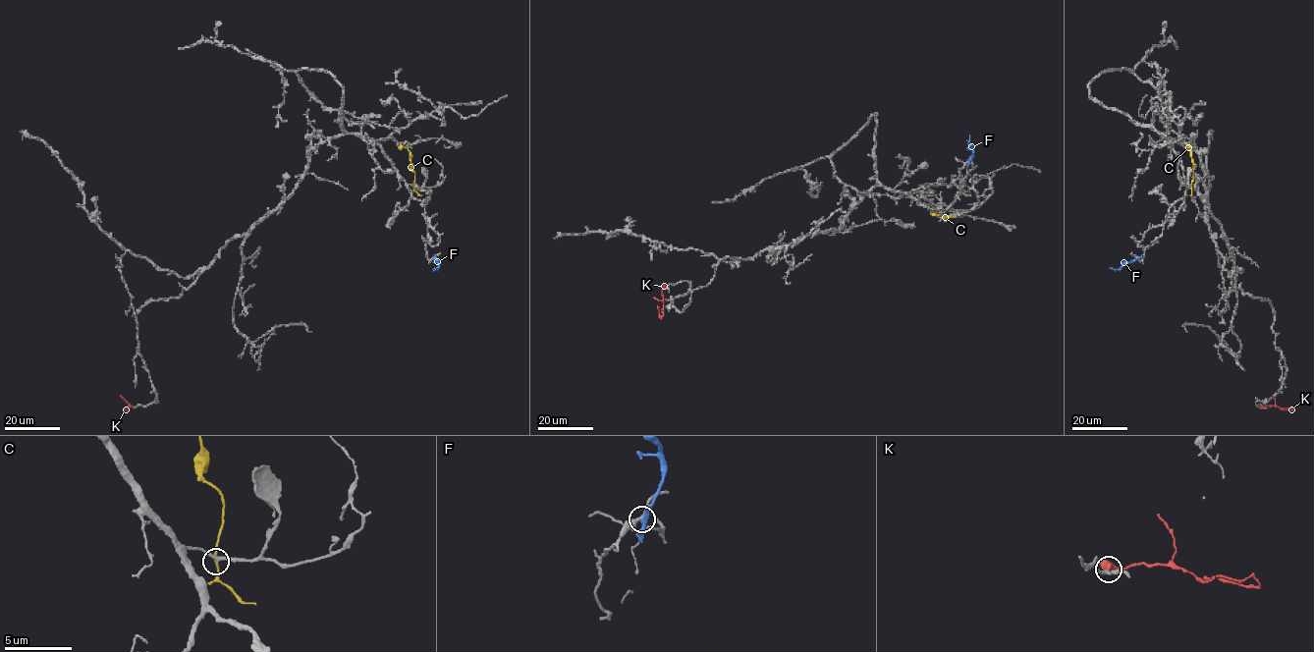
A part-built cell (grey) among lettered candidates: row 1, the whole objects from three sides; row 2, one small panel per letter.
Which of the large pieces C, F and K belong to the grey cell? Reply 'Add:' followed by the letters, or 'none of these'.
Add: K

